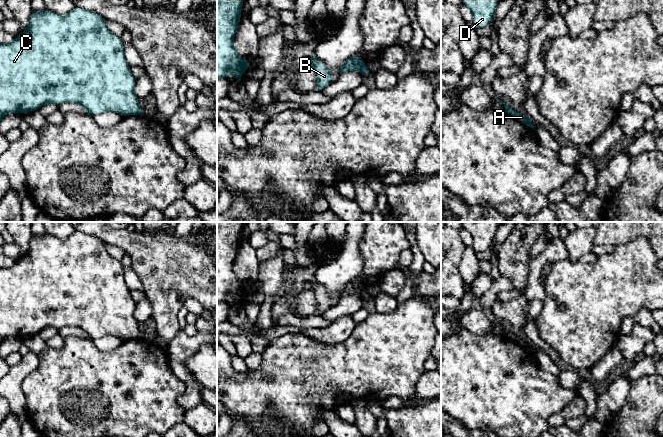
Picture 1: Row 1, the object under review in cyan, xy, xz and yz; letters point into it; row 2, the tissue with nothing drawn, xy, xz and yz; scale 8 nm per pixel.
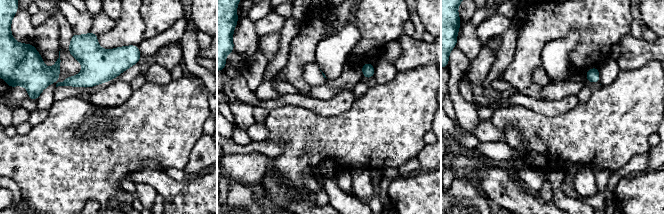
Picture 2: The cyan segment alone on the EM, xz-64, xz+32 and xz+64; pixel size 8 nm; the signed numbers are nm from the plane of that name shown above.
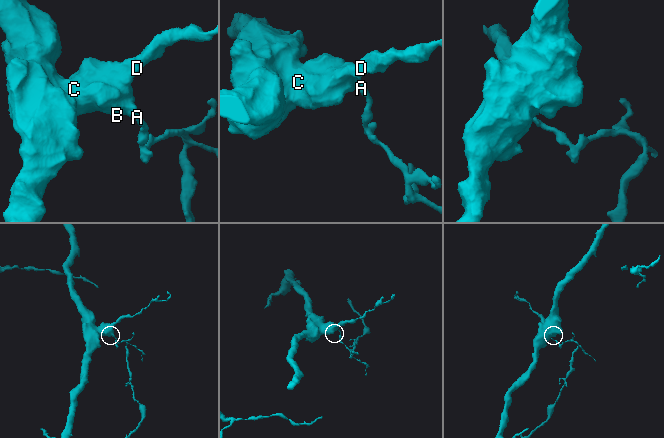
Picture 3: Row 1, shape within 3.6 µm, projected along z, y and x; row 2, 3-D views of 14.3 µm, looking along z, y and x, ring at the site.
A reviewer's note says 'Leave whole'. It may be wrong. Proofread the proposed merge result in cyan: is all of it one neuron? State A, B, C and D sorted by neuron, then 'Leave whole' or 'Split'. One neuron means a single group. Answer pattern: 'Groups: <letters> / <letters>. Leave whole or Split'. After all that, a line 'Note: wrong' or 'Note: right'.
Groups: A / B C D. Split
Note: wrong

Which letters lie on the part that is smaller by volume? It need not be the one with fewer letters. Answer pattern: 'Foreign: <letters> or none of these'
Foreign: A

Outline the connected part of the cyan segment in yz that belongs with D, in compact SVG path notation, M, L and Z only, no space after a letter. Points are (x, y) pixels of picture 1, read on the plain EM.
M462 222L462 228L473 237L473 249L476 253L490 248L498 229L497 222Z

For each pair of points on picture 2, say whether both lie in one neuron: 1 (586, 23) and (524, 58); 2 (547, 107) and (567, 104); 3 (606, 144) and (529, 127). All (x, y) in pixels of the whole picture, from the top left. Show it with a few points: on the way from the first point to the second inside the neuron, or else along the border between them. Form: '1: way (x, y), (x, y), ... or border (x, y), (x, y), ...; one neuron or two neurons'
1: way (570, 23), (556, 23), (537, 42); one neuron
2: way (552, 107), (562, 106); one neuron
3: way (587, 137), (548, 137); one neuron

